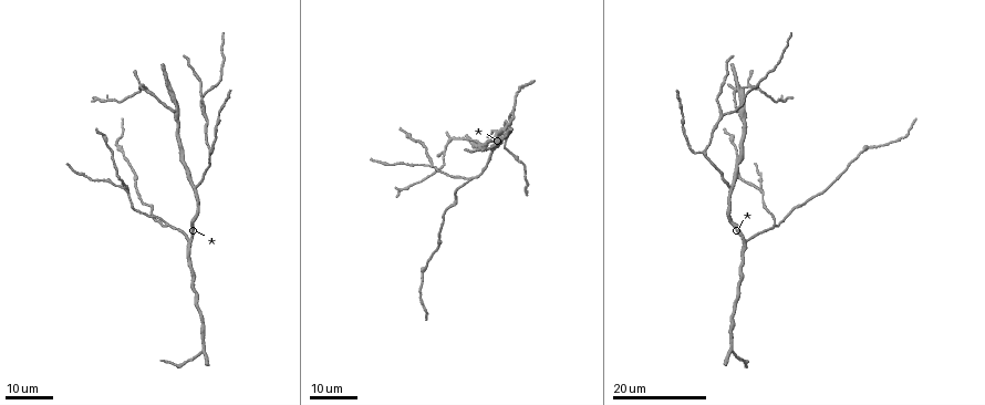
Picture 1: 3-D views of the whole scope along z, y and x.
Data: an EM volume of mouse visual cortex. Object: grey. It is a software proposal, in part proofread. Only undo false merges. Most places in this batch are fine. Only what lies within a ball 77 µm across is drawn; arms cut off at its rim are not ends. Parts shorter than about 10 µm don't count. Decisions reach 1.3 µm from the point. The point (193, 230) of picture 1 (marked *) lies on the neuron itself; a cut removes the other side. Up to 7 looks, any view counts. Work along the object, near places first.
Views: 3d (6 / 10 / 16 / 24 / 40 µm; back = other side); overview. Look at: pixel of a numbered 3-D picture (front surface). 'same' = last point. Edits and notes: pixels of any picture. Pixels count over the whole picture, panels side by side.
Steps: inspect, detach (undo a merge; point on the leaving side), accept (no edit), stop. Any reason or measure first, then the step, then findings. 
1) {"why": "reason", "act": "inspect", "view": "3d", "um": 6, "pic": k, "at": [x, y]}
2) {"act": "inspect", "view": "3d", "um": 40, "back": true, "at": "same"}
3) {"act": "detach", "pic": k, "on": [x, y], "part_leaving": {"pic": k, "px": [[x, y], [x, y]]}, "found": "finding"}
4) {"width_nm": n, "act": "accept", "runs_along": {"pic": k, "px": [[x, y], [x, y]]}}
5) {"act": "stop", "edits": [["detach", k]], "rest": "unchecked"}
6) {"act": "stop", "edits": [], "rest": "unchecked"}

{"why": "side arm on a straight run", "act": "inspect", "view": "3d", "um": 24, "pic": 1, "at": [731, 188]}

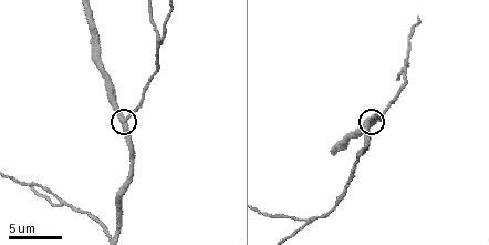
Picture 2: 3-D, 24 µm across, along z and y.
{"act": "inspect", "view": "3d", "um": 6, "pic": 2, "at": [123, 119]}

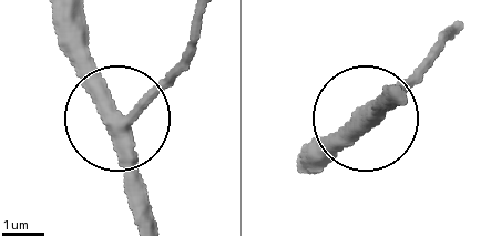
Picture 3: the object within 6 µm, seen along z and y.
{"arms": 3, "act": "accept", "found": "continuous, no second neuron"}

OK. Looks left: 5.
{"why": "three-way junction", "act": "inspect", "view": "3d", "um": 10, "pic": 2, "at": [408, 61]}

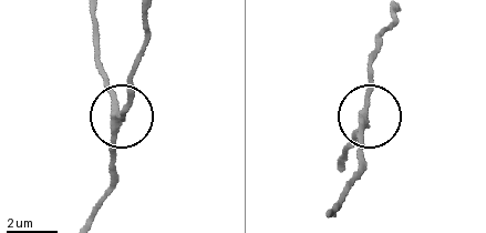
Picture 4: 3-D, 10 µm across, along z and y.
{"arms": 3, "act": "accept", "runs_along": {"pic": 4, "px": [[331, 213], [361, 164], [372, 51]]}, "found": "all the same neuron"}

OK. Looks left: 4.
{"why": "a fork", "act": "inspect", "view": "3d", "um": 16, "pic": 1, "at": [723, 114]}

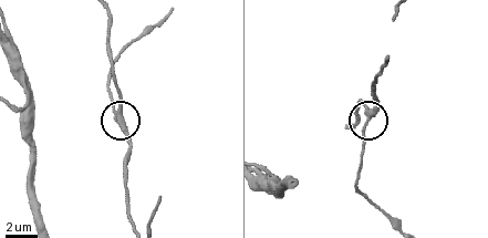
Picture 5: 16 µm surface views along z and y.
{"act": "inspect", "view": "3d", "um": 10, "pic": 5, "at": [370, 121]}

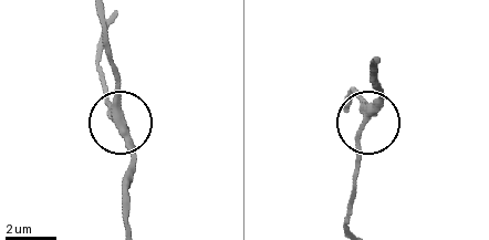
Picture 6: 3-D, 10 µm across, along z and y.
{"arms": 3, "act": "accept", "found": "all the same neuron"}

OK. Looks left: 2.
{"act": "stop", "edits": [], "rest": "unchecked"}

